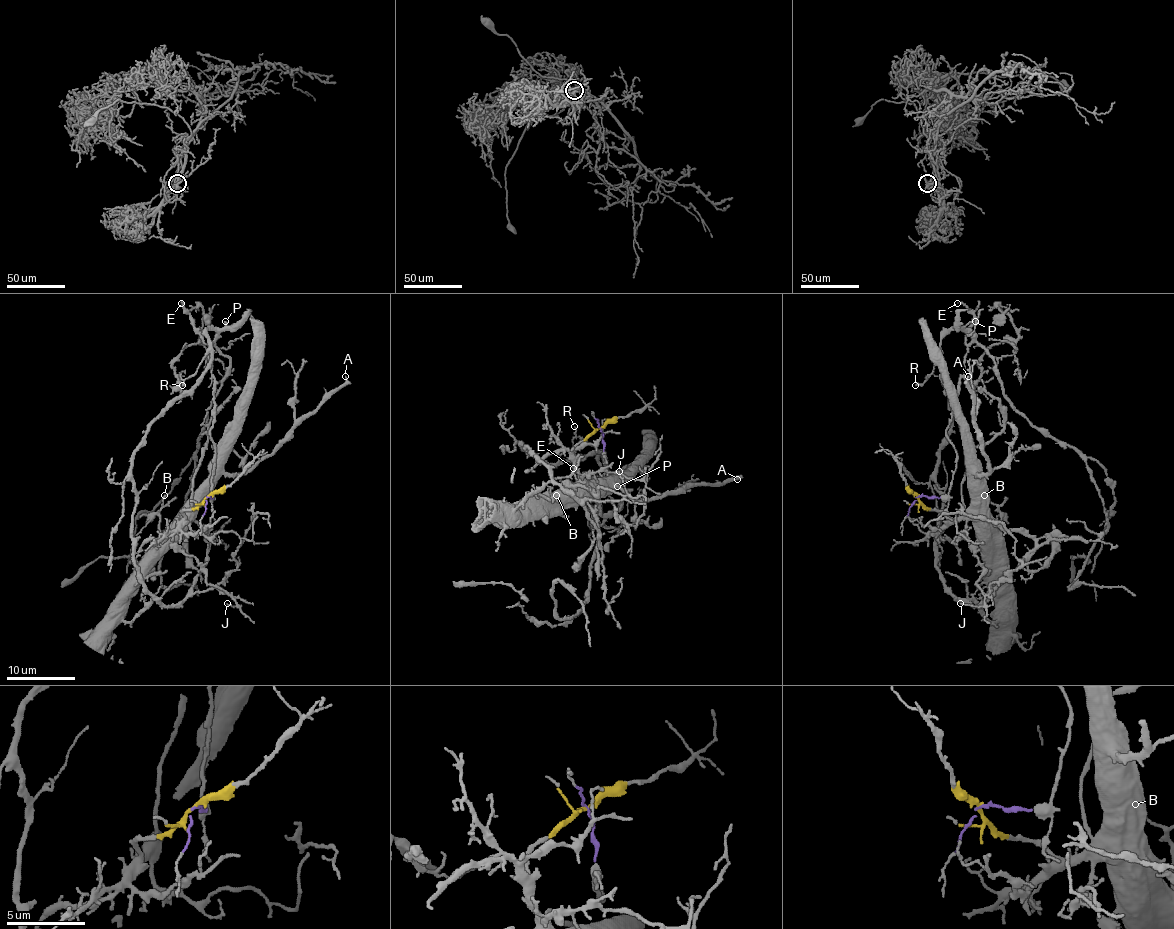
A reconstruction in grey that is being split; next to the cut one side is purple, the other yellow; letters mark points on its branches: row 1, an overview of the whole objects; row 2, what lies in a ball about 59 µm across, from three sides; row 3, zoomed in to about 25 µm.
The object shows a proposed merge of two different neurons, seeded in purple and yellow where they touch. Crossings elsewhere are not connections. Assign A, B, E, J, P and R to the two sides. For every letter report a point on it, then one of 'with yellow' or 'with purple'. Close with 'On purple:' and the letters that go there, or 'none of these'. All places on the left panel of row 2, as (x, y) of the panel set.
A: at (345, 376); with yellow
B: at (164, 495); with yellow
E: at (181, 303); with purple
J: at (227, 603); with yellow
P: at (225, 321); with purple
R: at (182, 385); with purple
On purple: E, P, R

